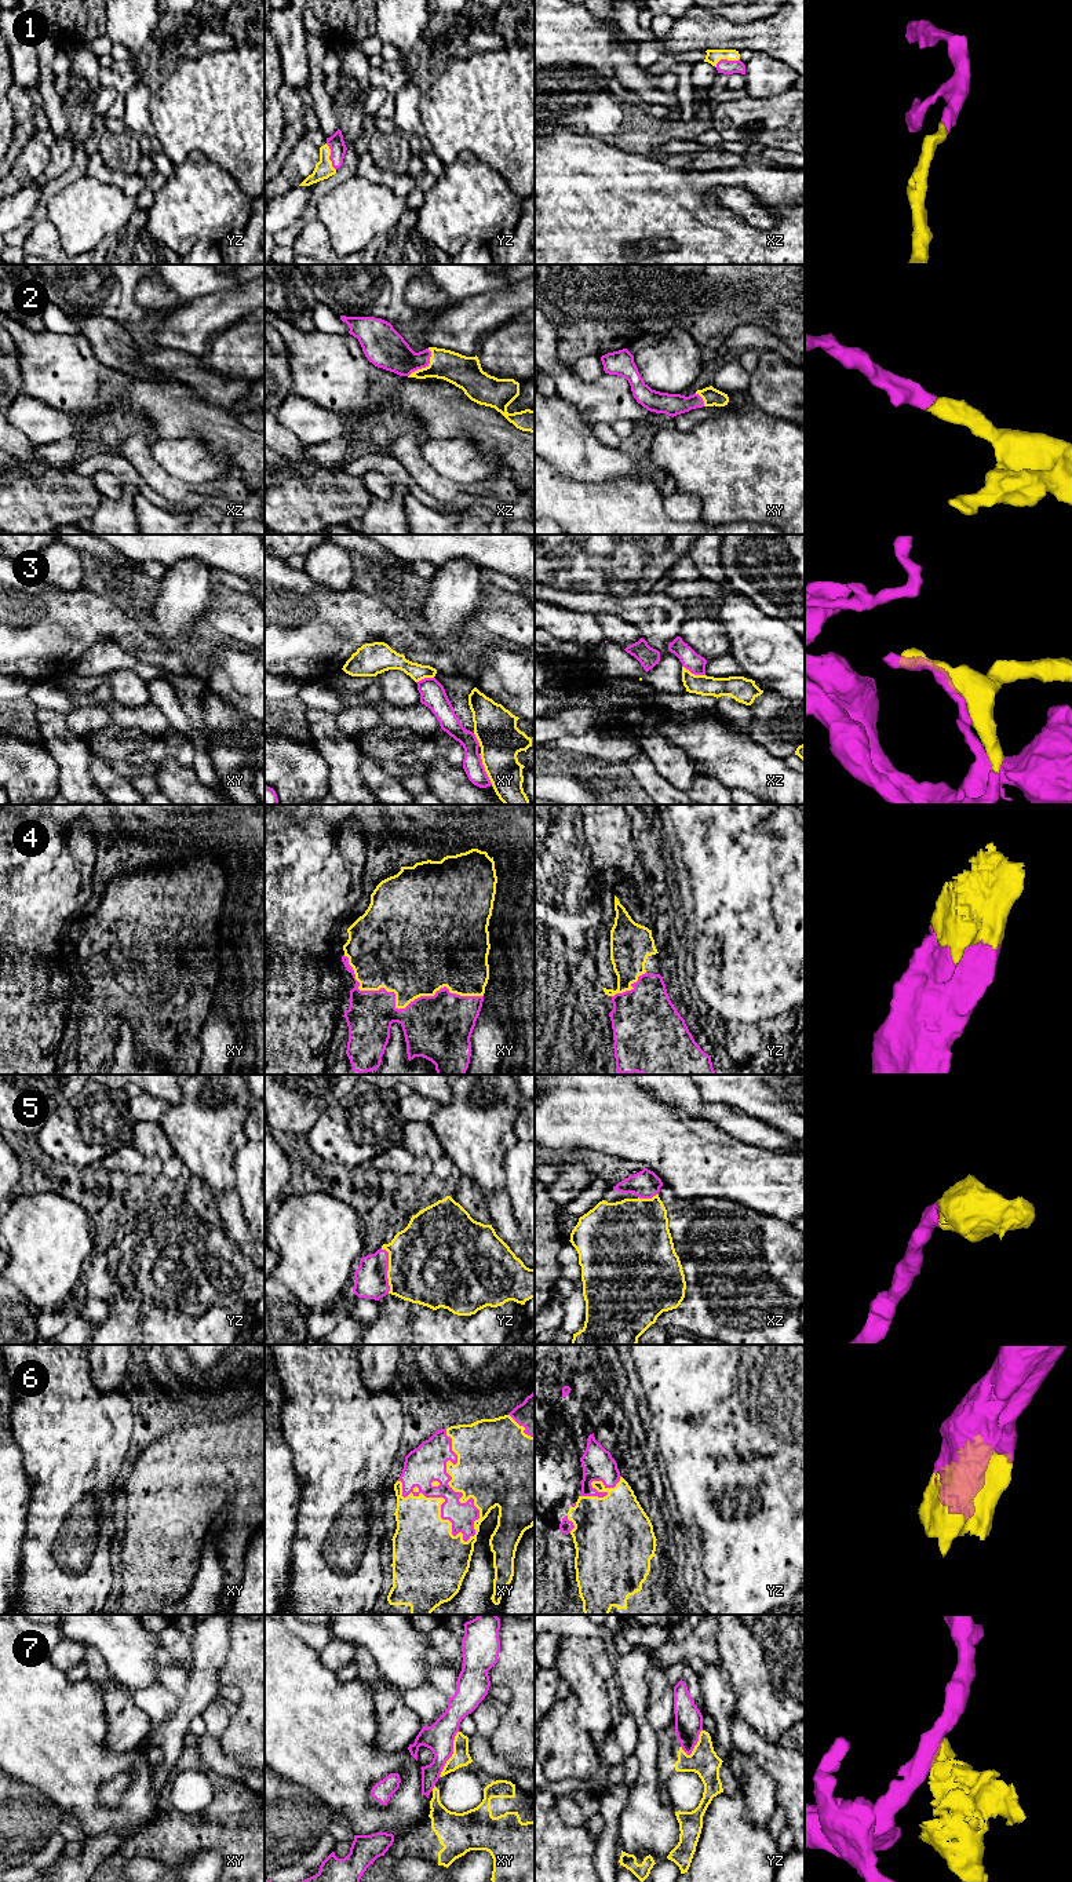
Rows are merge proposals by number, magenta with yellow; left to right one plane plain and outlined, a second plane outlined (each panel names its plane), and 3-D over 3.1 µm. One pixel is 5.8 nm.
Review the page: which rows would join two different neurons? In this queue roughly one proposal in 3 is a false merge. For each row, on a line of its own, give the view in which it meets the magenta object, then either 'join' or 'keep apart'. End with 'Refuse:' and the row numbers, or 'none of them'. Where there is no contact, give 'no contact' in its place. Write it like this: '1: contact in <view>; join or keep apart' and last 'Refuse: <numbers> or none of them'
1: contact in yz; join
2: contact in xz; join
3: contact in xy; join
4: contact in xy; join
5: contact in yz; join
6: contact in xy; join
7: contact in xy; keep apart
Refuse: 7

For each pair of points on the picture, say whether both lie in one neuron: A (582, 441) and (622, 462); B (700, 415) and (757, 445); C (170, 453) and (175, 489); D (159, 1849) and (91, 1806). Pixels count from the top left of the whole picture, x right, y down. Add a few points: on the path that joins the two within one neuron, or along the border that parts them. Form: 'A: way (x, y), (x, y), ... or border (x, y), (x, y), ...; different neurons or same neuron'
A: way (591, 451), (602, 462), (612, 462); same neuron
B: border (739, 411), (718, 412), (689, 430), (677, 430); different neurons
C: border (150, 455), (171, 476), (189, 482), (205, 482); different neurons
D: border (155, 1819), (142, 1824), (124, 1841); different neurons

